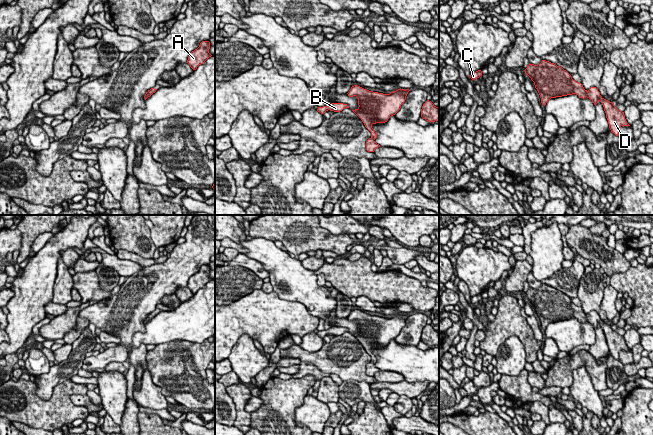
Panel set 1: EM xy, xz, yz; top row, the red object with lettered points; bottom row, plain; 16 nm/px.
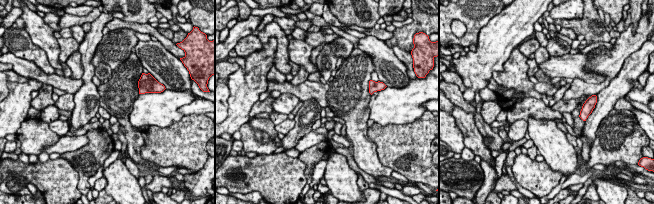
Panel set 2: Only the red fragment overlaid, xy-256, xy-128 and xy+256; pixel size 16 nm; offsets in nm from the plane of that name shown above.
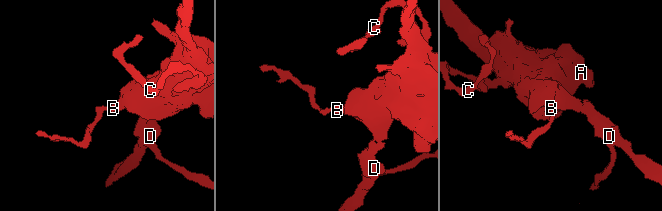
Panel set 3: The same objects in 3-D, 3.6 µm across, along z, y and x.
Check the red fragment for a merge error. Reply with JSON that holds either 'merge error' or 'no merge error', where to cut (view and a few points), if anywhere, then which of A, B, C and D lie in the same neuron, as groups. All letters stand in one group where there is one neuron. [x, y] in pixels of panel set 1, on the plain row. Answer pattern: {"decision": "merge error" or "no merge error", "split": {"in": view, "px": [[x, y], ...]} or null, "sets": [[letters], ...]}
{"decision": "no merge error", "split": null, "sets": [["A", "B", "C", "D"]]}

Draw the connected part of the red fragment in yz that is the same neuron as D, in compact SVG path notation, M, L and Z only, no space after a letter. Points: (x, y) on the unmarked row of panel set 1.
M542 284L538 289L529 287L524 295L534 306L542 329L545 330L551 322L576 318L583 323L589 322L594 329L599 325L602 327L609 352L616 360L619 360L621 350L630 350L625 343L624 336L618 334L614 327L604 323L596 311L591 311L588 315L585 314L583 309L573 304L562 291Z

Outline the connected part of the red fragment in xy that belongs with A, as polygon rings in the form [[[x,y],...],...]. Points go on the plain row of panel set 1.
[[[202,265],[199,271],[189,278],[187,287],[193,294],[196,294],[199,289],[203,288],[209,281],[212,280],[209,277],[209,273],[210,266]]]

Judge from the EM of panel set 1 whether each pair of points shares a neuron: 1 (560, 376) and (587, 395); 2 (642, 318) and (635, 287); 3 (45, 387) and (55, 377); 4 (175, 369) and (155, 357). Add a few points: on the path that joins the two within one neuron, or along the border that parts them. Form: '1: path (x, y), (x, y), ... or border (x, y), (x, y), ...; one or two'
1: border (572, 370), (584, 366), (595, 390); two
2: path (642, 310), (642, 295); one
3: path (47, 385), (53, 379); one
4: path (170, 364), (160, 361); one

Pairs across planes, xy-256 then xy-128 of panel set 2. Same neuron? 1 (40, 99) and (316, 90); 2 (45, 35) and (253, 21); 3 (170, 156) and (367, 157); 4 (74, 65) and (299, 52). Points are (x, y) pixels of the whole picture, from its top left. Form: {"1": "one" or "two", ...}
{"1": "two", "2": "two", "3": "two", "4": "two"}

